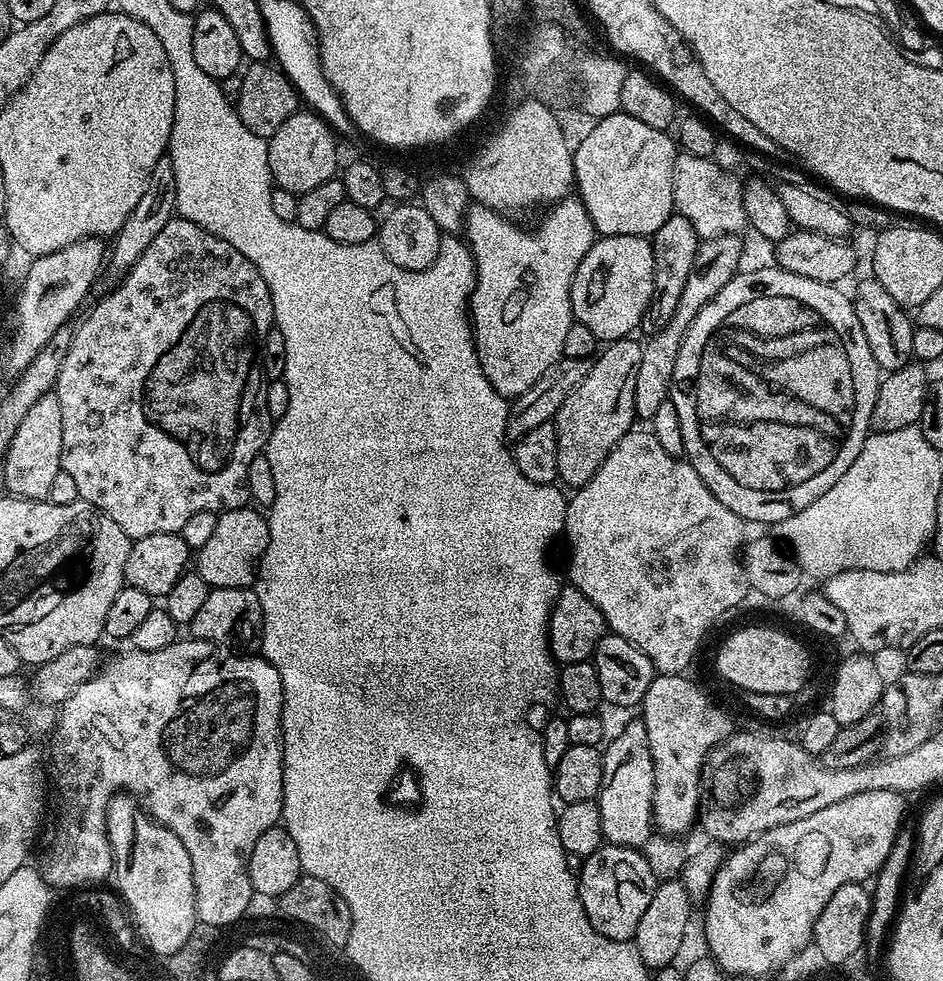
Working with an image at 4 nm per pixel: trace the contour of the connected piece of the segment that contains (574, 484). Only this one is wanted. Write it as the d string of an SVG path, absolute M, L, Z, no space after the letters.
M636 338L613 340L608 348L599 353L591 361L586 378L571 392L557 410L554 423L558 434L558 480L561 485L569 484L569 489L575 490L582 487L606 462L610 450L618 446L618 442L633 427L632 420L637 419L634 406L634 382L638 382L638 370L642 367L642 344Z

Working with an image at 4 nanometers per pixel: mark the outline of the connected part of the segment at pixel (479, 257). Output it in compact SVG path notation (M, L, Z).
M575 195L565 196L545 212L548 213L544 221L533 232L527 232L512 221L515 219L493 208L472 206L468 209L462 229L476 259L476 288L470 301L470 323L472 335L476 338L478 362L482 362L482 370L490 386L494 386L494 390L506 398L515 398L530 390L530 386L534 386L534 382L538 382L538 378L542 378L542 374L546 374L546 370L563 357L562 342L566 339L566 330L570 330L574 323L574 274L582 258L586 258L590 246L598 239L586 206Z

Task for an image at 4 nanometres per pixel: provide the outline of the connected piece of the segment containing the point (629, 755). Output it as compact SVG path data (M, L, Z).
M643 719L632 720L616 737L607 741L603 749L602 786L596 796L596 805L602 820L602 834L609 844L621 844L624 848L643 849L644 843L654 836L652 823L652 798L654 796L654 762L650 754L650 738Z

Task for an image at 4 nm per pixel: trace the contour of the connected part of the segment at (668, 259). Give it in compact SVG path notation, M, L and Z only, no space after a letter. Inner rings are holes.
M674 214L658 226L658 230L650 238L654 250L654 294L652 304L642 314L642 322L639 326L645 337L651 338L658 335L666 326L670 326L670 320L674 318L674 312L678 310L678 302L682 302L682 292L686 290L686 282L696 271L696 258L700 254L702 241L699 234L690 226L690 218Z

